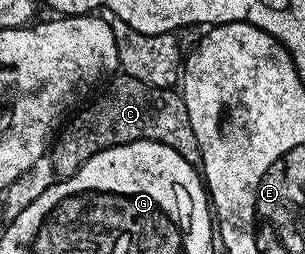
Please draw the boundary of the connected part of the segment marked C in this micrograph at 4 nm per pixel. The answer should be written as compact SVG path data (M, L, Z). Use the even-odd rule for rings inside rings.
M125 73L115 74L110 81L110 88L83 115L76 116L59 133L58 140L57 135L53 140L48 157L58 179L72 177L72 173L76 173L78 167L84 165L84 161L88 161L88 157L92 157L98 151L141 139L168 145L176 149L176 153L180 153L184 161L201 164L200 145L196 141L196 133L192 133L188 109L177 90L148 85Z

